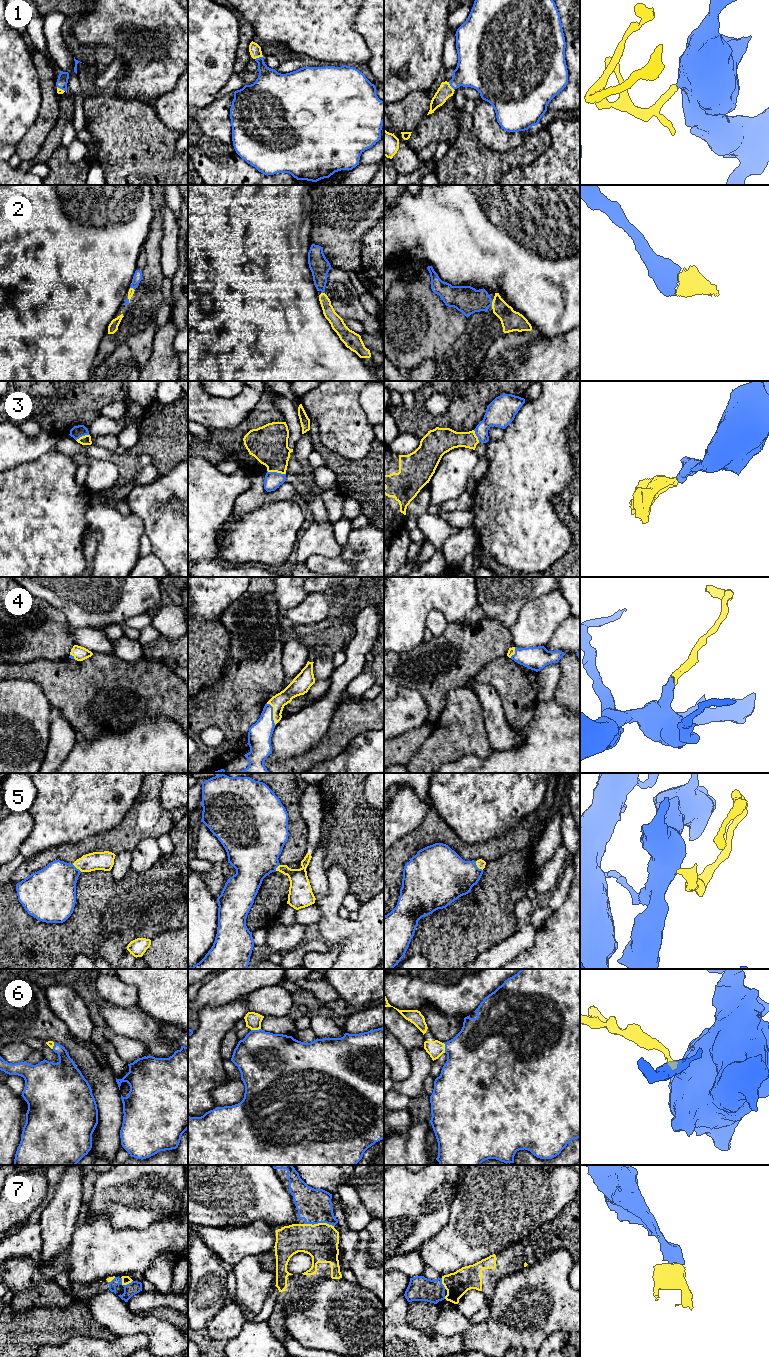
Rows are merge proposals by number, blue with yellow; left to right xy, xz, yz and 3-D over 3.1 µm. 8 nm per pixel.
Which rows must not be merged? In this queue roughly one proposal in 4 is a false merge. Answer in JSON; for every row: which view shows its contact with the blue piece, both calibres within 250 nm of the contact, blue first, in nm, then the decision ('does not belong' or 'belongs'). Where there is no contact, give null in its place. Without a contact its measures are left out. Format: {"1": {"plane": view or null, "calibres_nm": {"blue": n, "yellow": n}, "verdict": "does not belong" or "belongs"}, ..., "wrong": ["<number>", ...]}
{"1": {"plane": "yz", "calibres_nm": {"blue": 320, "yellow": 120}, "verdict": "belongs"}, "2": {"plane": "yz", "calibres_nm": {"blue": 220, "yellow": 160}, "verdict": "belongs"}, "3": {"plane": "xz", "calibres_nm": {"blue": 140, "yellow": 300}, "verdict": "does not belong"}, "4": {"plane": "xz", "calibres_nm": {"blue": 190, "yellow": 120}, "verdict": "belongs"}, "5": {"plane": "yz", "calibres_nm": {"blue": 380, "yellow": 70}, "verdict": "belongs"}, "6": {"plane": "xz", "calibres_nm": {"blue": 440, "yellow": 130}, "verdict": "belongs"}, "7": {"plane": "xz", "calibres_nm": {"blue": 280, "yellow": 280}, "verdict": "belongs"}, "wrong": ["3"]}

